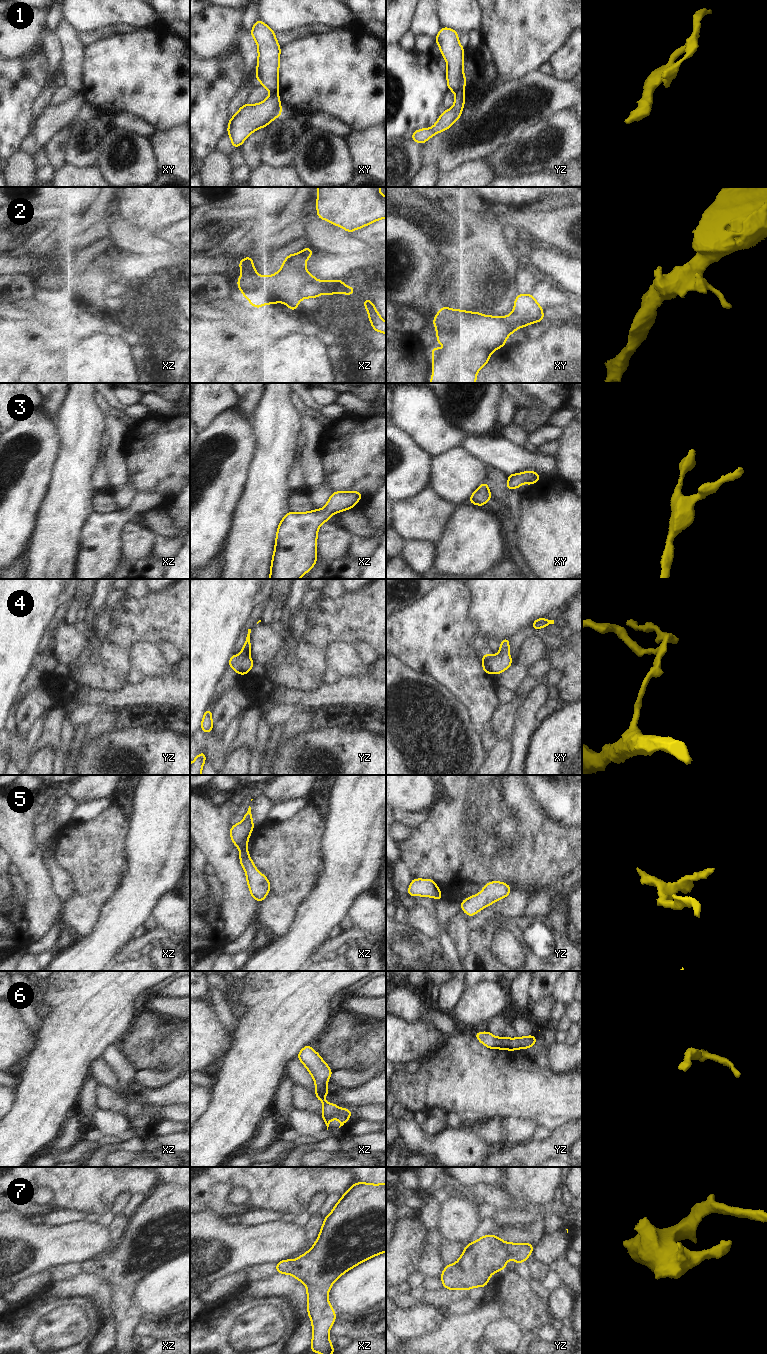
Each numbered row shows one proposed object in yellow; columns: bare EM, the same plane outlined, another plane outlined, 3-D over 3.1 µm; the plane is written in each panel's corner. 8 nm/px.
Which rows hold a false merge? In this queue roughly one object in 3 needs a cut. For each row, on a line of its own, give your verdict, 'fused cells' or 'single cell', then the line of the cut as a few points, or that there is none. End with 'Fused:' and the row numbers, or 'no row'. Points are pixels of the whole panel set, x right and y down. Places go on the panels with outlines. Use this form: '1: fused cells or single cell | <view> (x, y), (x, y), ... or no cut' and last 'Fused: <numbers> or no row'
1: fused cells | xy (271, 92), (276, 93)
2: fused cells | xz (317, 280), (304, 287), (302, 297)
3: single cell | no cut
4: single cell | no cut
5: single cell | no cut
6: single cell | no cut
7: single cell | no cut
Fused: 1, 2

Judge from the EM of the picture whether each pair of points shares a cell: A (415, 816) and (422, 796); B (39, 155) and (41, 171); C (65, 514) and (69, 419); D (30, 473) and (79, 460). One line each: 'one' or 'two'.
A: two
B: one
C: one
D: two

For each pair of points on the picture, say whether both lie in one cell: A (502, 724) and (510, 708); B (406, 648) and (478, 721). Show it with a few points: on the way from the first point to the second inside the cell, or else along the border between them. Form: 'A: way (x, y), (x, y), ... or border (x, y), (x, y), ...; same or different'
A: way (502, 720), (507, 712); same
B: way (428, 653), (474, 699); same

